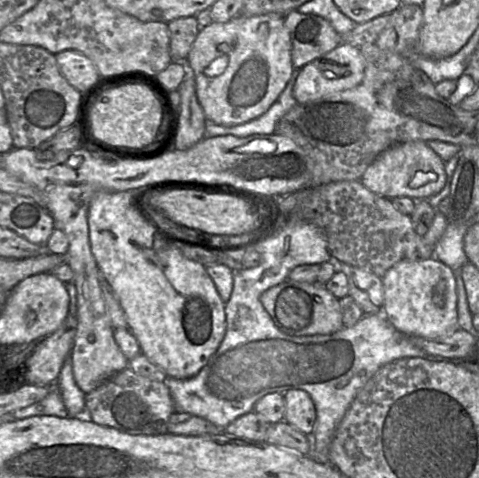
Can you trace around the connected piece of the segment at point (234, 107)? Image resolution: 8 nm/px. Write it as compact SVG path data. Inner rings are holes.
M278 13L250 17L238 15L229 22L212 21L200 29L184 63L194 76L197 98L207 121L232 126L264 114L290 80L293 72L291 51L292 43L285 25L285 15Z

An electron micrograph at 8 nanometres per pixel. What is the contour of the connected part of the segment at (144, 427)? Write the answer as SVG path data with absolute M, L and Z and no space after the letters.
M129 367L85 395L86 417L94 423L133 435L167 433L171 415L176 412L168 387L134 373Z

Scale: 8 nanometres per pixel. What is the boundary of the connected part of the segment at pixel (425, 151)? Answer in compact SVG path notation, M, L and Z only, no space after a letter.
M425 141L397 143L379 154L367 167L360 182L371 192L392 199L425 199L439 193L446 184L444 161Z

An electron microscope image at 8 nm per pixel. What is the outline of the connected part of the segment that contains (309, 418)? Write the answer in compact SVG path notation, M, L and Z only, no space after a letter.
M291 389L283 395L285 402L284 421L308 435L313 432L316 420L316 409L307 392Z

